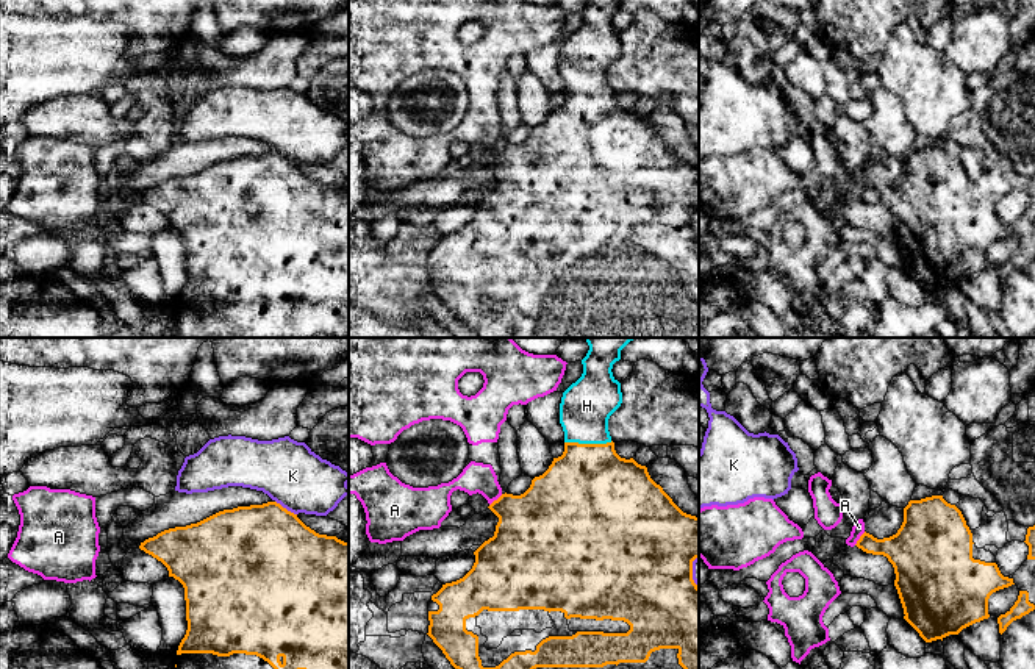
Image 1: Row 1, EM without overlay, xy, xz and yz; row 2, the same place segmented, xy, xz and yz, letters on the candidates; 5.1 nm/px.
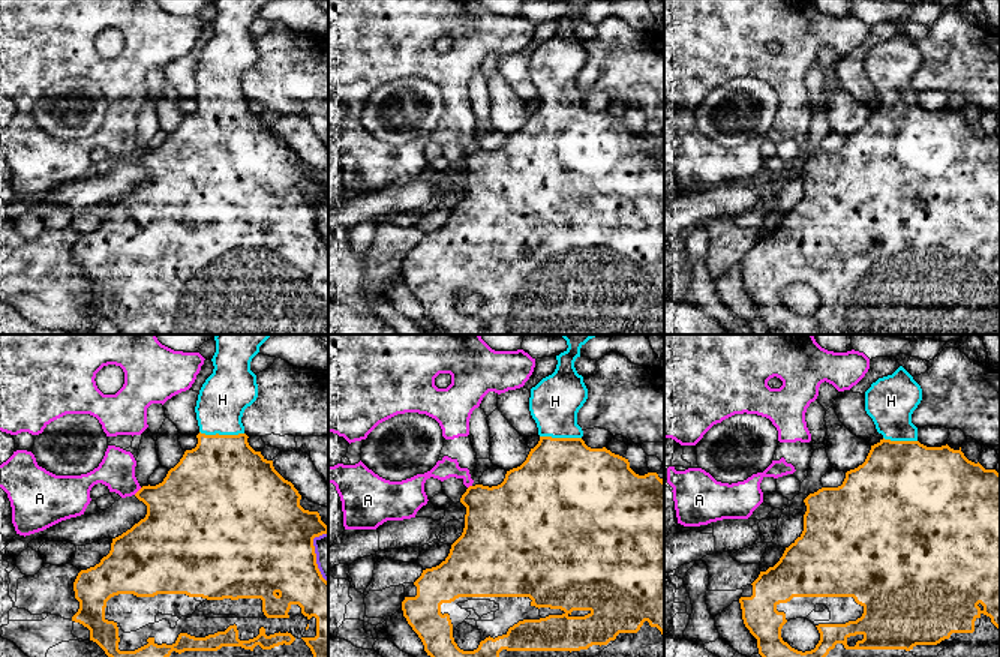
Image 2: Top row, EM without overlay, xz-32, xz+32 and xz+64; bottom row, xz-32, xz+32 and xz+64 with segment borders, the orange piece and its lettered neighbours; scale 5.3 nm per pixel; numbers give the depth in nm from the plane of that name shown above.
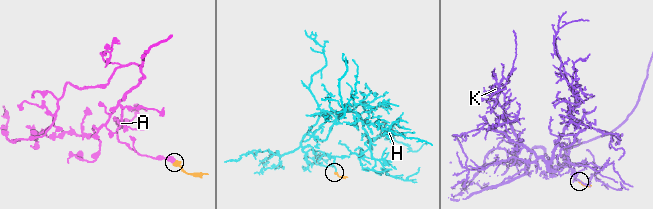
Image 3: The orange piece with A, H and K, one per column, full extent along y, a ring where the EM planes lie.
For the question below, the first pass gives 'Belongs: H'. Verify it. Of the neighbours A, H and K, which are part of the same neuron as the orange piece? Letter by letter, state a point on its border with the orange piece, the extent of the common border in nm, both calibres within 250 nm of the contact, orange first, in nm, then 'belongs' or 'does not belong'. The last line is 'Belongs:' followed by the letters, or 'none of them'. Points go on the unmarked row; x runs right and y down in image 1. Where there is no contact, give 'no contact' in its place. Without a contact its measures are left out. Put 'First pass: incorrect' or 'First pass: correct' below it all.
A: yz (860, 188) | 90 nm | 220/60 nm | does not belong
H: xz (588, 94) | 240 nm | 480/260 nm | belongs
K: xy (285, 158) | 130 nm | 500/320 nm | does not belong
Belongs: H
First pass: correct

